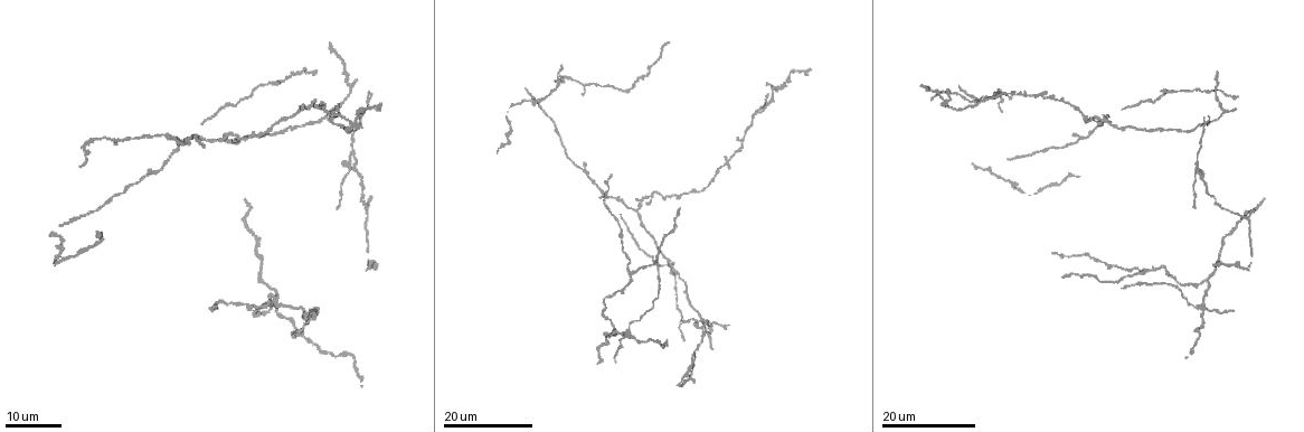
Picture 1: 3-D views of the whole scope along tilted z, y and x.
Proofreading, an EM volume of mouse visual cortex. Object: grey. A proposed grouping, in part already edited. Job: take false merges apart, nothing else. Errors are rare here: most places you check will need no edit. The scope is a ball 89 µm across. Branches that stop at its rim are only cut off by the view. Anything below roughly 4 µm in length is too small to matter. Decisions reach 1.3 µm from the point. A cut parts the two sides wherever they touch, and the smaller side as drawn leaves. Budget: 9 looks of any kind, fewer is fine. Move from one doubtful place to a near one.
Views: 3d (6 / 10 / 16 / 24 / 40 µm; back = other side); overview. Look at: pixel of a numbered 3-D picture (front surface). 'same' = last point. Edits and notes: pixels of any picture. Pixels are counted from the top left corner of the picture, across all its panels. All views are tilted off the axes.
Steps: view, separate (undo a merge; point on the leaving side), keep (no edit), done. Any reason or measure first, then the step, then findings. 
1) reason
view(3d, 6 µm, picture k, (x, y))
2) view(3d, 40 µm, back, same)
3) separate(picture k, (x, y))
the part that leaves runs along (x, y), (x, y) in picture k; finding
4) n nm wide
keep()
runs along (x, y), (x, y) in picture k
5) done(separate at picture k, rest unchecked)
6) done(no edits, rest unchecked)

three-way junction
view(3d, 24 µm, picture 1, (1207, 280))

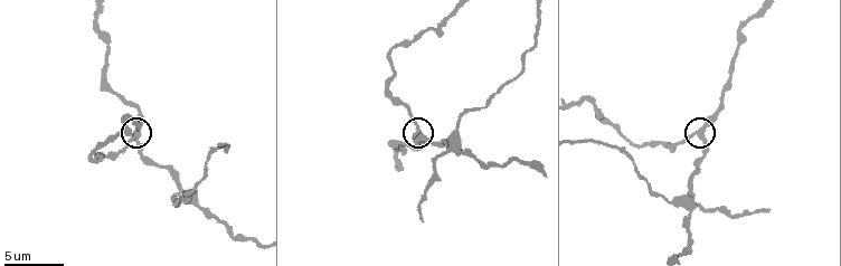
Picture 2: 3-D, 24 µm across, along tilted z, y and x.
view(3d, 10 µm, picture 2, (417, 130))

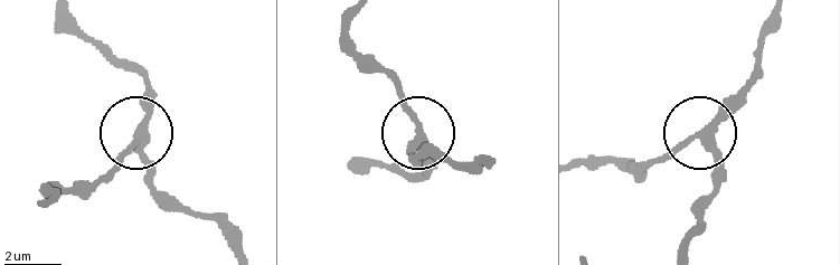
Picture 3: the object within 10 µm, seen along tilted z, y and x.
3 arms
keep()
all the same neuron

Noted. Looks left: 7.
side arm on a straight run
view(3d, 24 µm, picture 1, (631, 273))

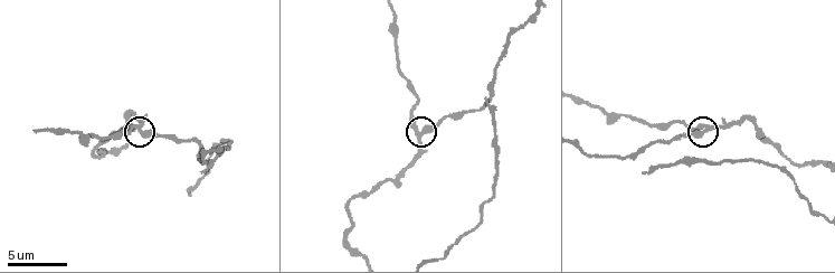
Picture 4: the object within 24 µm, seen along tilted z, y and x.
closer look
view(3d, 6 µm, picture 4, (419, 134))

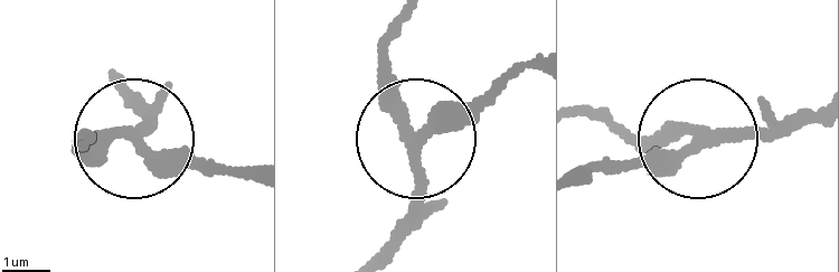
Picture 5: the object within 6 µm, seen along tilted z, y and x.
side arm 23 µm
keep()
runs along (819, 105), (763, 137), (580, 163) in picture 5; one neuron here

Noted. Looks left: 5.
looks like a crossing
view(3d, 6 µm, picture 2, (454, 150))

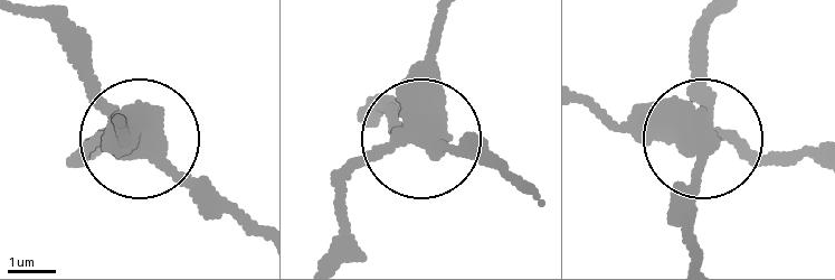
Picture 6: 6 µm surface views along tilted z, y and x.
other side
view(3d, 6 µm, back, picture 6, (706, 138))

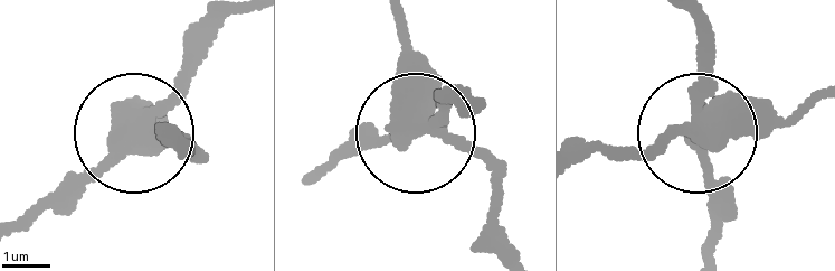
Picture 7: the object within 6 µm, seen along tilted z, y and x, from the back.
side arm 19 µm
separate(picture 7, (402, 59))
the part that leaves runs along (708, 136), (808, 108) in picture 7; a second neuron is stuck on

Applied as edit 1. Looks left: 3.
see it whole again
view(overview)

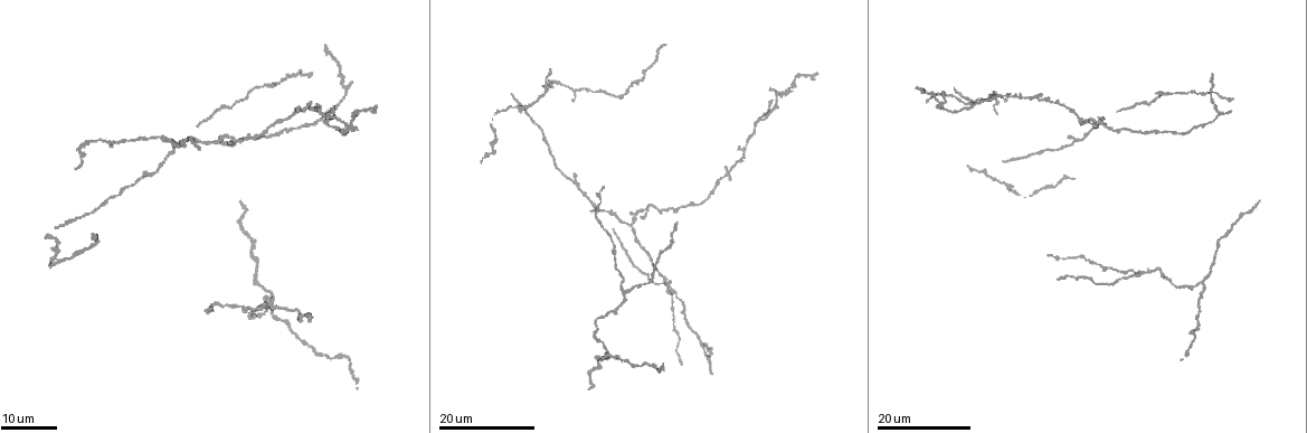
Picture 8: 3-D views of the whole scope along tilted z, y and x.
three arms meet
view(3d, 16 µm, picture 8, (973, 103))

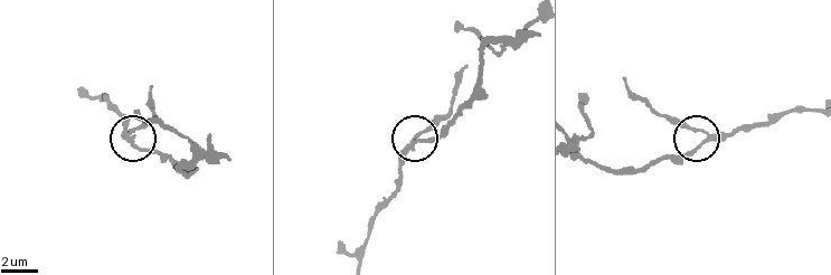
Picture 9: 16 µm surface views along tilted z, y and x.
view(3d, 10 µm, picture 9, (412, 147))

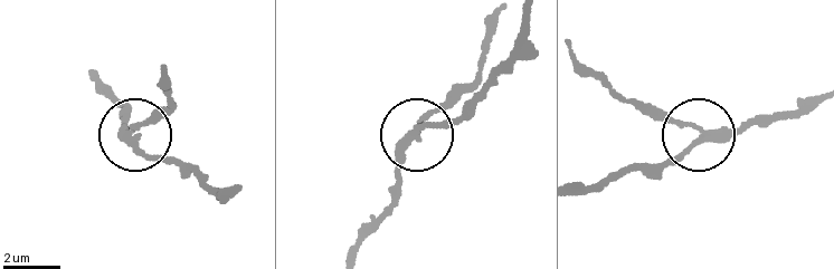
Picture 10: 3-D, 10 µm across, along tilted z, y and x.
side arm 7 µm
keep()
runs along (817, 97), (711, 133), (661, 119), (628, 98) in picture 10; all the same neuron

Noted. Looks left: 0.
done(separate at picture 7, rest unchecked)

